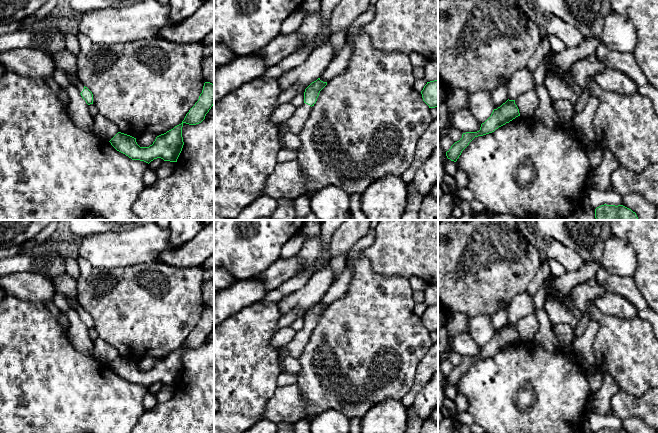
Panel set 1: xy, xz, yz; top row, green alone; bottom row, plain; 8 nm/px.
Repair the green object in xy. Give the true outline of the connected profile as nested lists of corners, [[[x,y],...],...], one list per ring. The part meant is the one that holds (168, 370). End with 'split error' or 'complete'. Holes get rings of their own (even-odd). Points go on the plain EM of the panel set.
[[[205,306],[198,325],[186,338],[182,347],[157,360],[149,371],[140,371],[136,366],[136,362],[121,356],[118,356],[109,366],[117,375],[132,384],[140,384],[148,388],[157,382],[177,386],[184,369],[182,361],[183,348],[196,349],[201,347],[213,329],[214,309]]]; complete

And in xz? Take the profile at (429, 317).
[[[438,304],[427,306],[421,315],[423,325],[429,332],[438,330]]]; complete

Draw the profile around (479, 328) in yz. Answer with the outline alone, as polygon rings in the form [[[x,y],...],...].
[[[479,315],[471,318],[467,325],[467,333],[481,348],[484,347],[495,333],[490,316]]]

